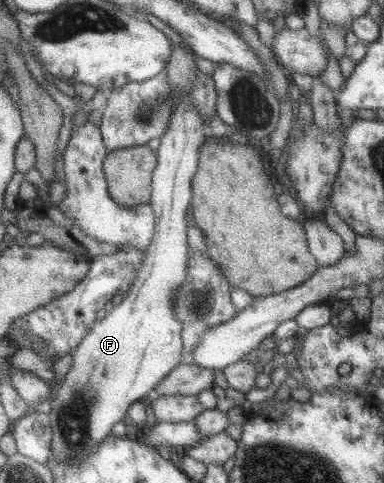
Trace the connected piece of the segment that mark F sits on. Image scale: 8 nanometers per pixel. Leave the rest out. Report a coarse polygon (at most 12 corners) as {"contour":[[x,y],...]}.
{"contour":[[188,44],[164,73],[153,236],[50,396],[52,460],[83,462],[182,359],[170,298],[208,131]]}

